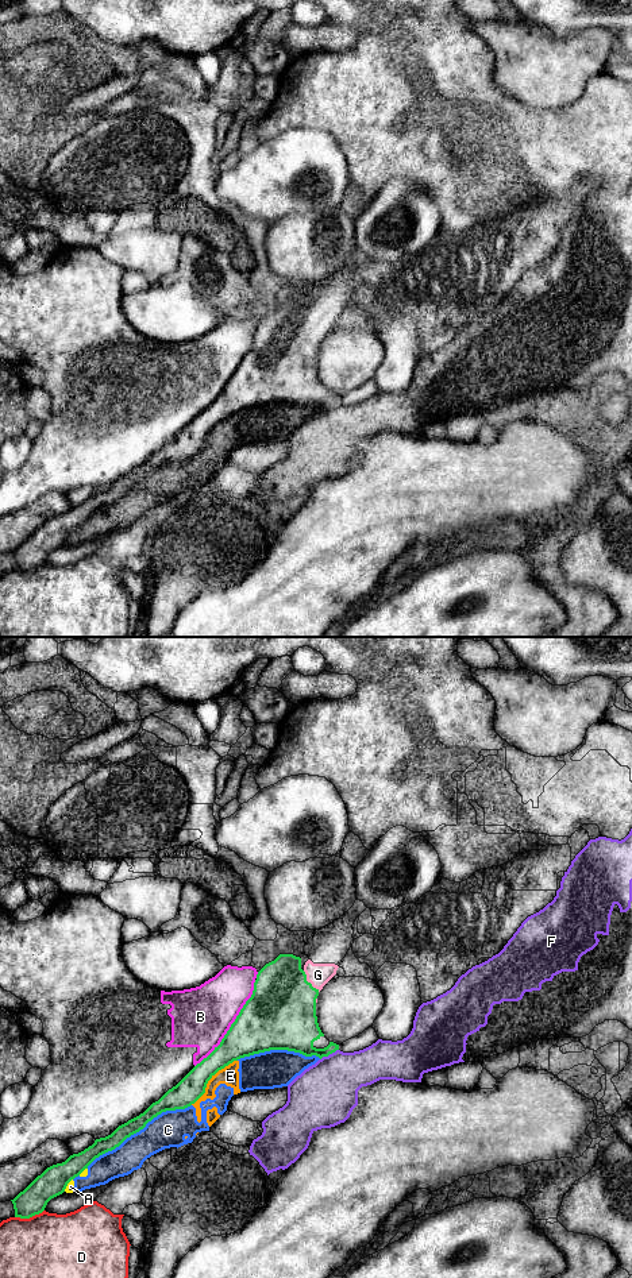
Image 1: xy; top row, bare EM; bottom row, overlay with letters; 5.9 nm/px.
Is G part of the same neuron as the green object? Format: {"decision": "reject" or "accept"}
{"decision": "accept"}

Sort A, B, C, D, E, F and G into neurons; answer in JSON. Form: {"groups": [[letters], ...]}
{"groups": [["A", "C", "E"], ["B"], ["D"], ["F"], ["G"]]}

